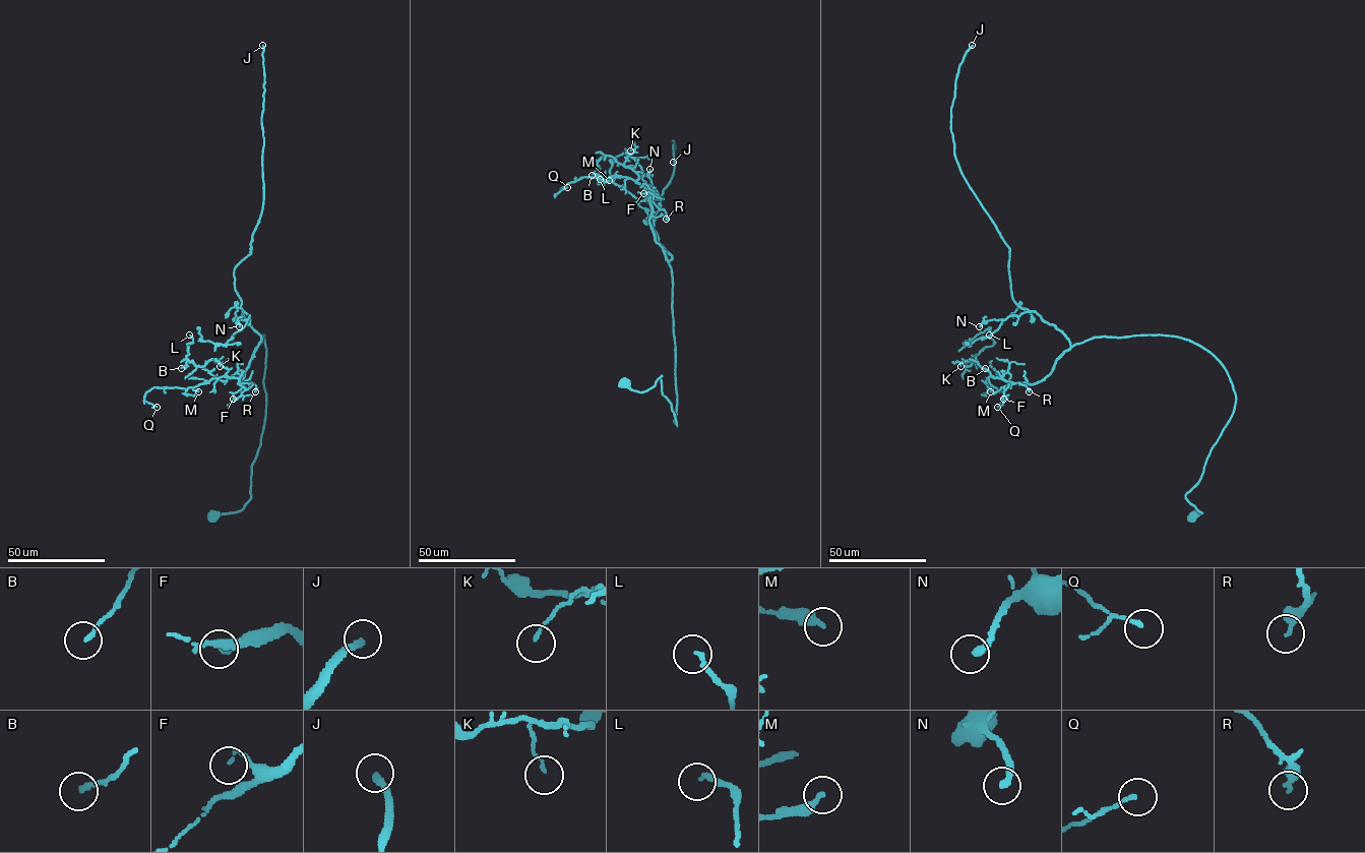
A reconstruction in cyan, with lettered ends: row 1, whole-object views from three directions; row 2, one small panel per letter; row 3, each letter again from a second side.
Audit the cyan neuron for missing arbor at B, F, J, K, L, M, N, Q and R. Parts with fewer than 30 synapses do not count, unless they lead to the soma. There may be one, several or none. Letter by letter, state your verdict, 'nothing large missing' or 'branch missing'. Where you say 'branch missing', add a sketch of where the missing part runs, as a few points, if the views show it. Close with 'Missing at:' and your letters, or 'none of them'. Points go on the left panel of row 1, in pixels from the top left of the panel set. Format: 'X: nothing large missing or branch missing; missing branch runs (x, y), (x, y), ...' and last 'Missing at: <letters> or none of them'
B: nothing large missing
F: nothing large missing
J: branch missing
K: nothing large missing
L: nothing large missing
M: nothing large missing
N: branch missing; missing branch runs (239, 326), (249, 342), (269, 348), (269, 353), (263, 356), (271, 357), (273, 351)
Q: nothing large missing
R: nothing large missing
Missing at: J, N

